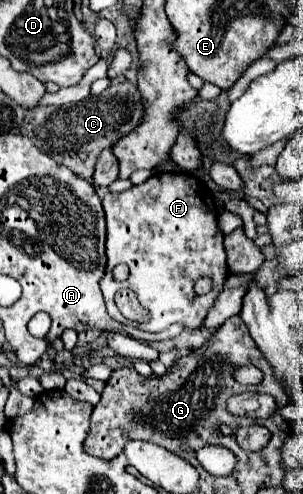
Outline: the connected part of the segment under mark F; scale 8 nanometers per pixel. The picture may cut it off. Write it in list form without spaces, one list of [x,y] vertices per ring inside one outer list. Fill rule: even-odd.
[[[159,172],[125,192],[107,192],[103,210],[107,218],[107,268],[99,286],[109,316],[115,318],[115,292],[129,288],[137,298],[159,298],[157,312],[171,316],[175,310],[177,322],[183,324],[183,328],[201,328],[229,276],[223,248],[225,236],[217,226],[217,204],[205,182],[189,172]],[[115,262],[129,266],[131,272],[125,282],[111,278]],[[199,276],[213,280],[213,290],[205,296],[197,296],[193,290]]]

